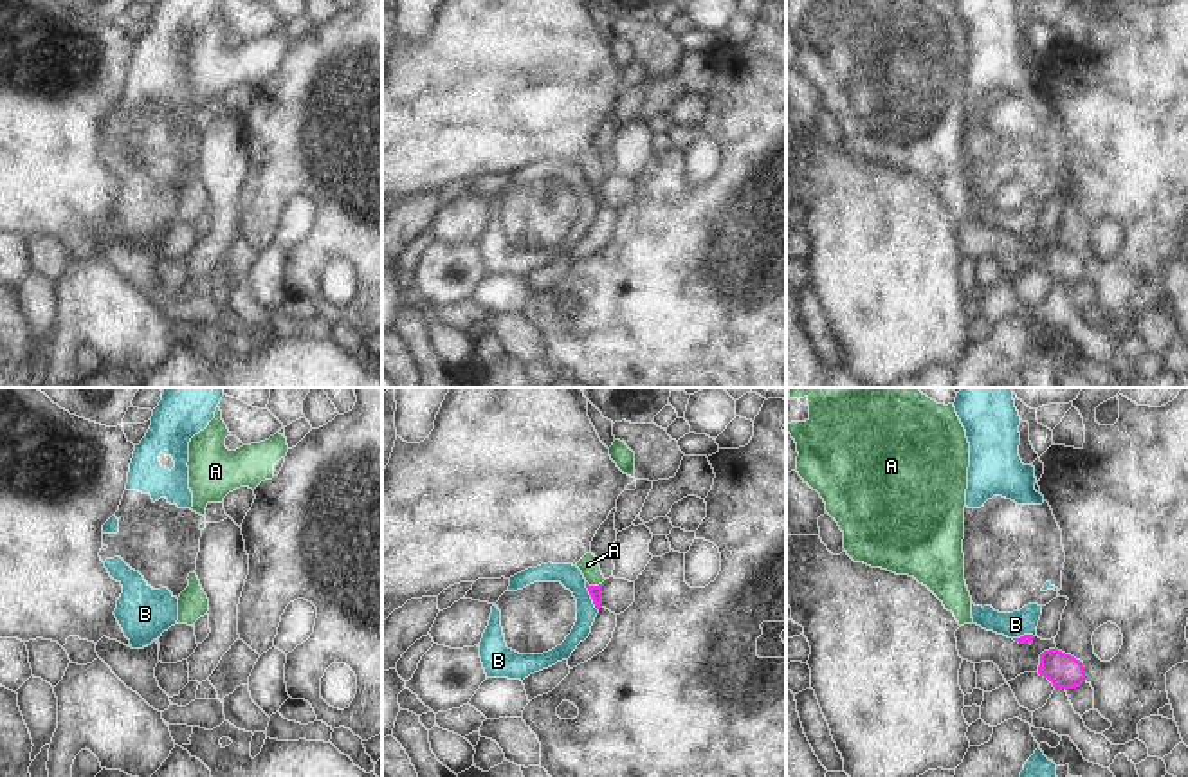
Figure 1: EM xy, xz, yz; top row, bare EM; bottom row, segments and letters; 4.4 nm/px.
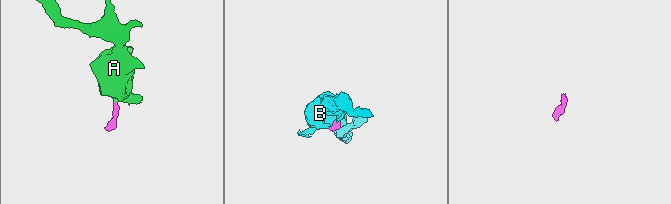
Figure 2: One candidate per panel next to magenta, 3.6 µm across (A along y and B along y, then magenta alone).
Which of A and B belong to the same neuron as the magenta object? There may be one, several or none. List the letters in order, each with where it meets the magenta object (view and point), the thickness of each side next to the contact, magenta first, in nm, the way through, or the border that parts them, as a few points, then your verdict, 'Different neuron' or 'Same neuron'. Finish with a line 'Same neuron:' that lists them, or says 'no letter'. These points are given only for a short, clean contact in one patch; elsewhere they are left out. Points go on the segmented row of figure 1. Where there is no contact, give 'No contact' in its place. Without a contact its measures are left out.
A: Touches magenta at xz (594, 586). Thickness 60 nm (magenta) against 90 nm. Path across: xz (595, 592), (594, 586), (588, 565). Same neuron
B: Touches magenta at xz (592, 597). Thickness 60 nm (magenta) against 100 nm. Boundary: xz (584, 583), (597, 610). Different neuron
Same neuron: A

